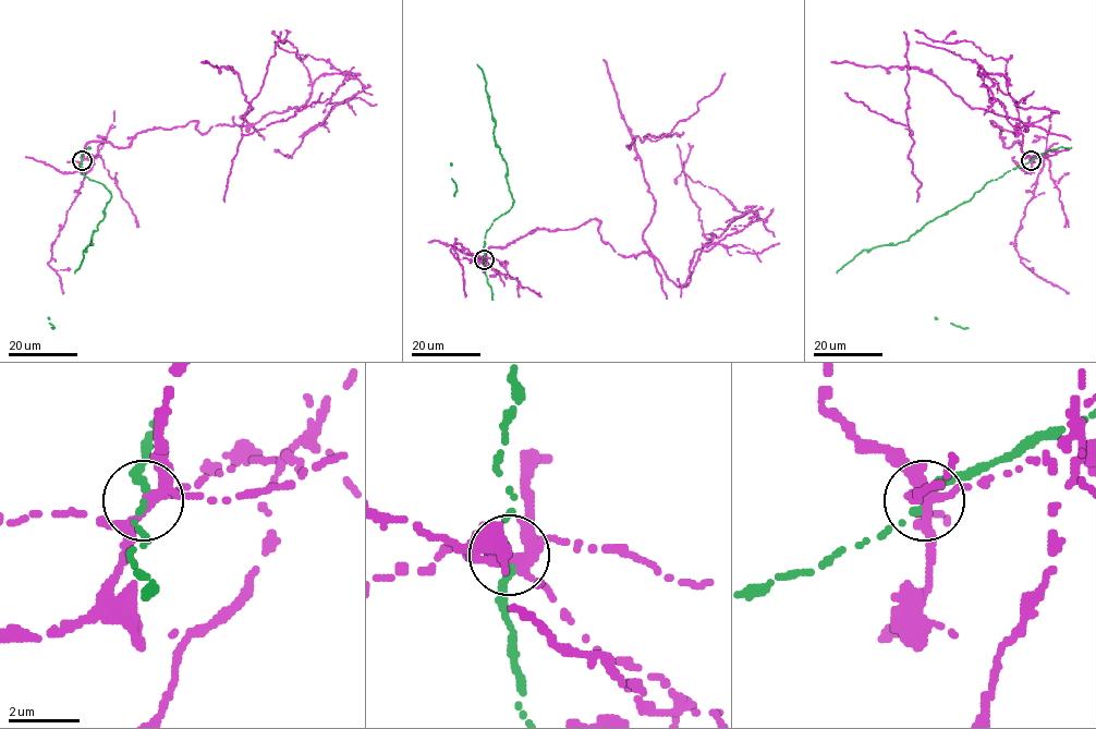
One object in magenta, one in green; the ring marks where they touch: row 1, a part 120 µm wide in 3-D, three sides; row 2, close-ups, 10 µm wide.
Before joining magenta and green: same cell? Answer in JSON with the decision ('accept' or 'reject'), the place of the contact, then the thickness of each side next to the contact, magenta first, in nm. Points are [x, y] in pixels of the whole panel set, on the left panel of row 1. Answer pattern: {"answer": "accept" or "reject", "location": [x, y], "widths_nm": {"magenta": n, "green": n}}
{"answer": "reject", "location": [82, 160], "widths_nm": {"magenta": 280, "green": 190}}

